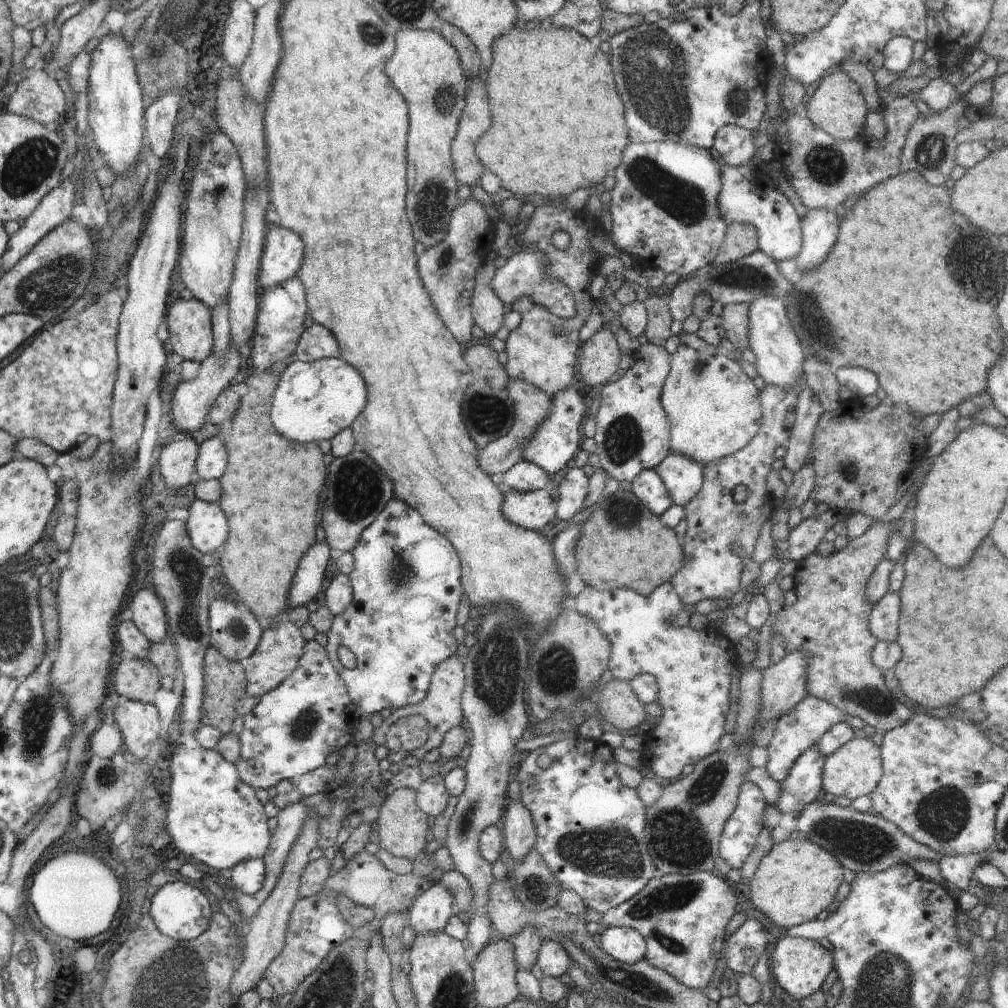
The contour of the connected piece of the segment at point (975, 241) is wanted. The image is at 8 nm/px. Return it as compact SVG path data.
M916 171L901 172L898 176L875 184L857 198L852 210L841 220L836 244L828 253L826 260L818 266L798 272L793 279L788 280L791 284L791 289L786 294L789 302L787 305L784 304L790 324L805 350L806 357L814 357L823 363L830 364L833 372L837 368L848 366L862 366L862 368L874 372L878 376L878 386L886 392L889 401L908 406L922 416L945 413L947 410L957 407L967 398L987 392L989 370L993 368L993 364L1003 351L1000 329L998 328L998 332L996 332L996 326L998 326L998 318L996 318L996 304L998 302L996 300L1002 296L1004 286L1006 286L1004 252L1002 252L1000 242L994 234L976 228L974 224L964 220L958 212L952 212L952 206L950 206L952 191L953 189L949 189L947 186L932 186Z

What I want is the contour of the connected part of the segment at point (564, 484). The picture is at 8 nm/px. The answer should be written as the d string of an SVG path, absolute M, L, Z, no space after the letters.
M578 467L570 469L558 485L558 499L555 502L556 517L568 521L582 510L588 485L589 478L583 469Z

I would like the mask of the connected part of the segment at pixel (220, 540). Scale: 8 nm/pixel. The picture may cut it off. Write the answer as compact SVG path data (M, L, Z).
M194 500L189 507L189 518L185 523L191 543L202 554L218 550L226 540L228 522L216 503Z

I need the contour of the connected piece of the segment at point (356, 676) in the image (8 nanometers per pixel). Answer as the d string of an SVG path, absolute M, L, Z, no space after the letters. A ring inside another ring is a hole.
M392 498L386 508L380 512L374 523L367 526L363 533L360 535L358 544L352 549L354 557L354 568L349 574L351 587L353 590L352 602L348 605L348 608L339 615L334 616L331 627L327 634L327 644L325 649L327 650L328 658L332 663L332 666L339 672L339 675L343 678L350 698L355 706L355 714L359 720L362 715L370 715L384 710L384 708L404 708L404 706L410 706L418 704L426 698L432 673L438 668L440 663L454 655L457 648L456 639L452 633L454 627L457 625L457 612L460 606L460 599L464 593L461 583L461 564L456 550L452 548L452 544L440 536L438 532L434 532L432 528L428 528L428 524L420 518L420 514L414 510L414 508L408 508L408 504L404 504L402 500L398 498ZM340 646L346 646L352 654L356 657L357 667L354 669L347 669L342 665L340 659L338 659L338 648Z

